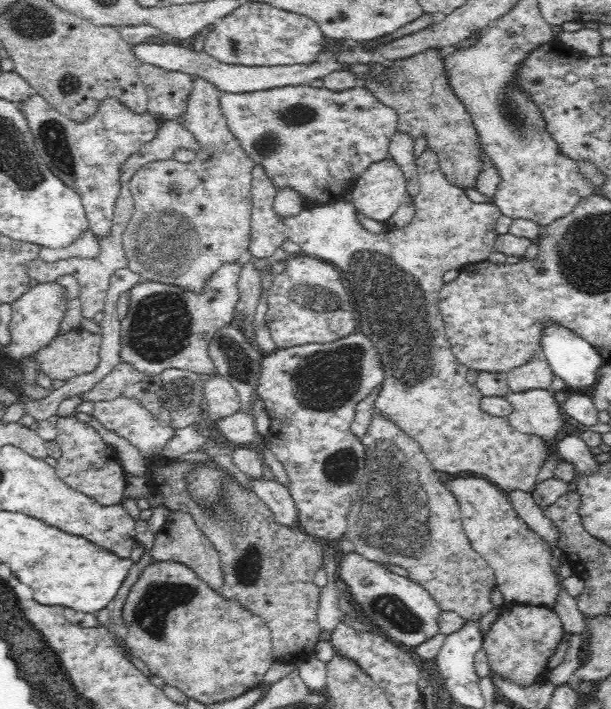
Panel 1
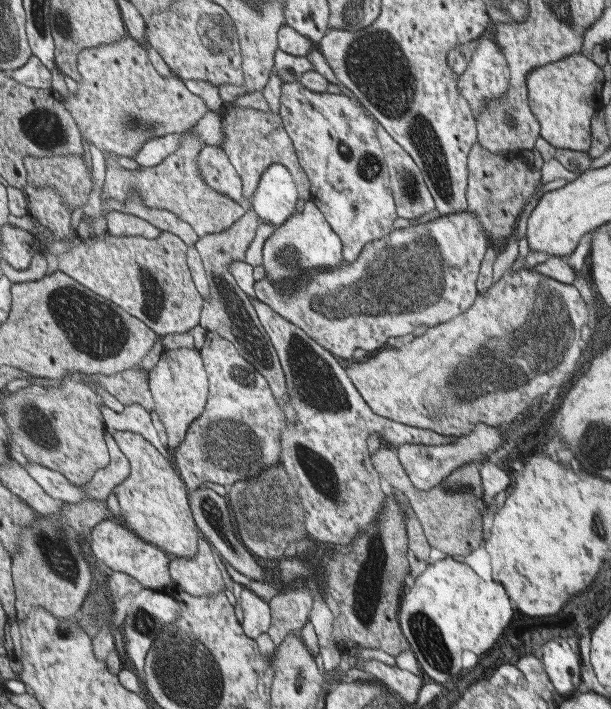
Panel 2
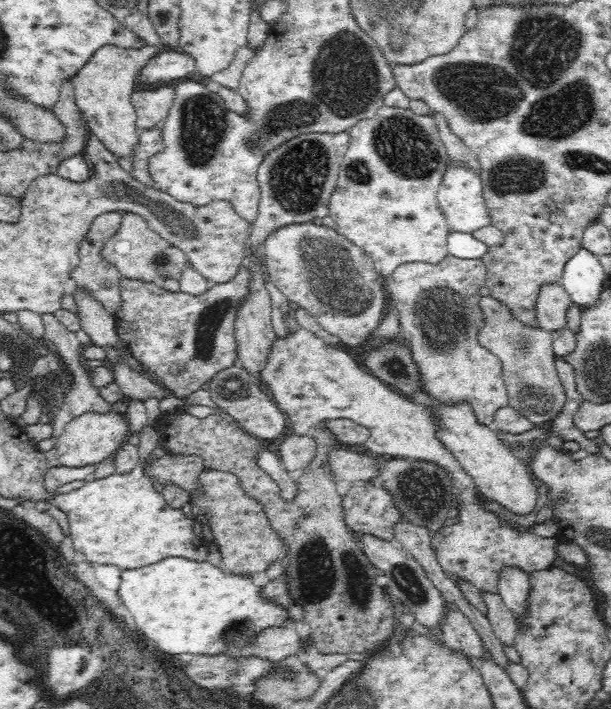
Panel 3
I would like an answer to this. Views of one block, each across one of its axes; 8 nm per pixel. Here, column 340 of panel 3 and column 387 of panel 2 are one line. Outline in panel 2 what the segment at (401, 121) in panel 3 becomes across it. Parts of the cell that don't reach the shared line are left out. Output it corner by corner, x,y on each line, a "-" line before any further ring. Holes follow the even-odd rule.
299,82
283,83
280,92
280,112
285,127
292,137
294,148
301,157
302,168
311,182
310,192
314,204
326,212
326,220
334,224
334,233
346,240
346,261
354,262
369,243
390,235
397,215
397,201
391,188
390,173
385,154
377,136
378,122
353,96
311,92

